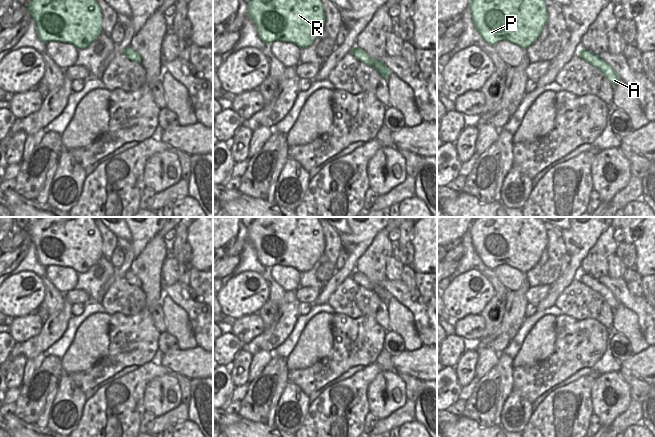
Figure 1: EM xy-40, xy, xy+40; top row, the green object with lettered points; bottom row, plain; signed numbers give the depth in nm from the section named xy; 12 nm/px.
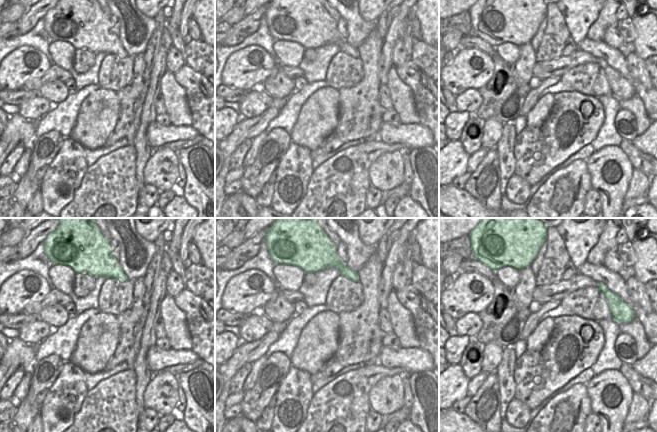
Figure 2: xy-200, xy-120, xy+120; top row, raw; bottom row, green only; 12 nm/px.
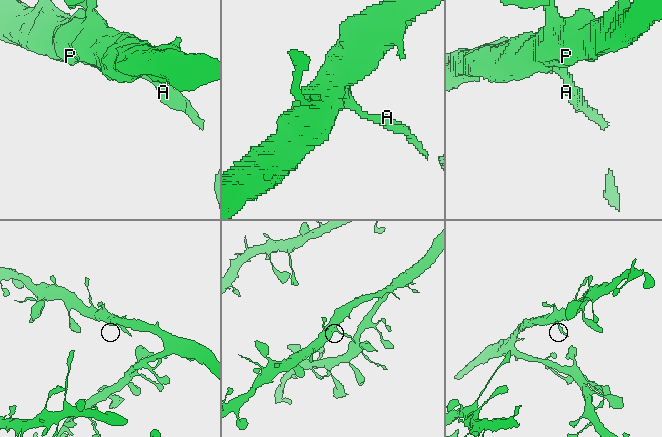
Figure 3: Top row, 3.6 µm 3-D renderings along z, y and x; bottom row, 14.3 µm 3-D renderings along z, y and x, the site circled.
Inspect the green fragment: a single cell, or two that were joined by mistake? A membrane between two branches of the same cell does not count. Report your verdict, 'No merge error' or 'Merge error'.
Merge error.

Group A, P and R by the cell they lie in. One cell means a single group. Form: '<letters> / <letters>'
A / P R

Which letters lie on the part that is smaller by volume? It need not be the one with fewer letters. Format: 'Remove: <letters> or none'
Remove: A

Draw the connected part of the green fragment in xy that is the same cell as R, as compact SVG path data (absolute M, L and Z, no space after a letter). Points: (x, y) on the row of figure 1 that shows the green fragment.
M251 0L248 14L257 34L267 45L273 41L291 42L300 49L309 47L324 30L325 12L320 0Z

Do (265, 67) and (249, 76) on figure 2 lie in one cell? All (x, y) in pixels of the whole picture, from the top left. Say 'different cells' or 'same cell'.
same cell

